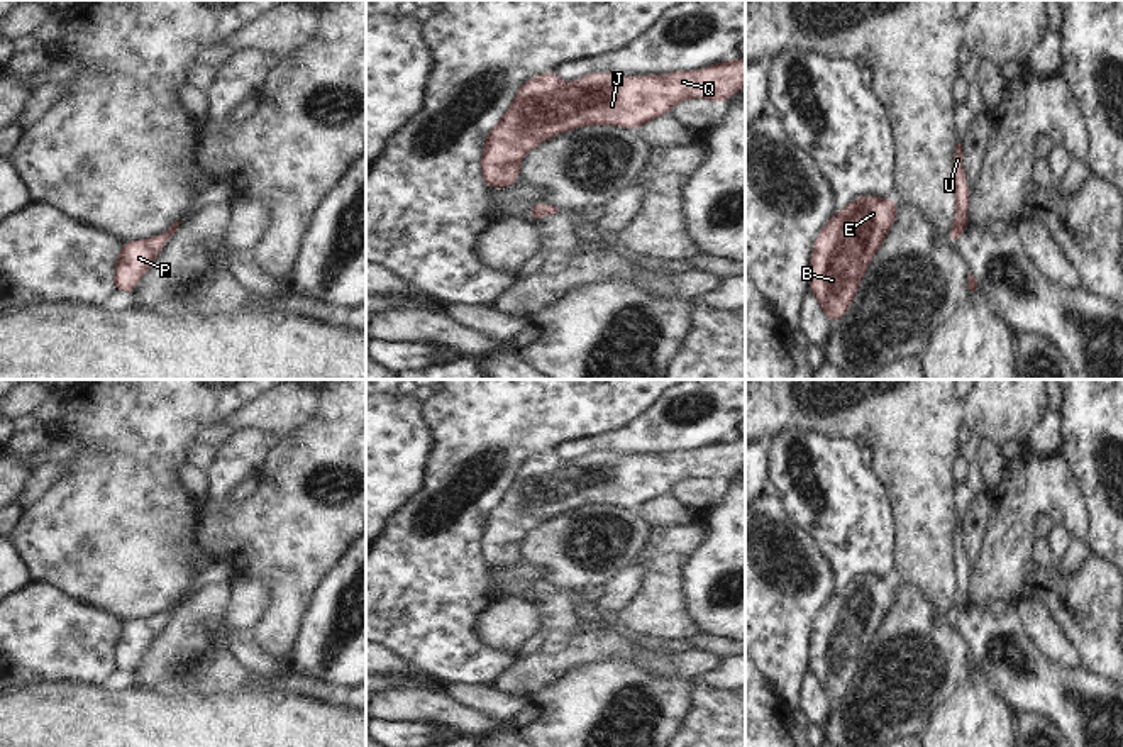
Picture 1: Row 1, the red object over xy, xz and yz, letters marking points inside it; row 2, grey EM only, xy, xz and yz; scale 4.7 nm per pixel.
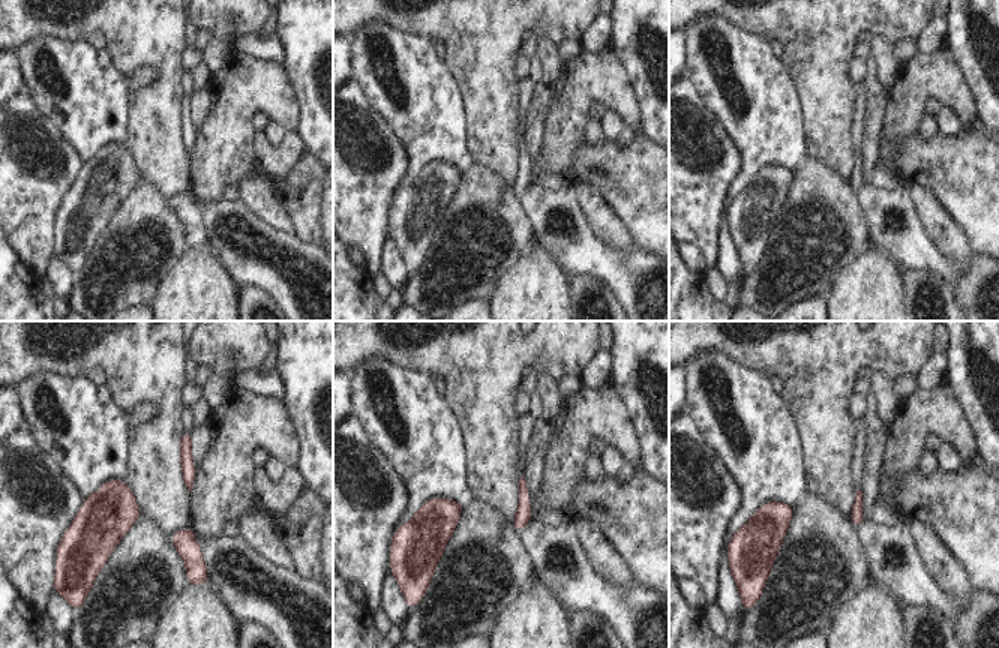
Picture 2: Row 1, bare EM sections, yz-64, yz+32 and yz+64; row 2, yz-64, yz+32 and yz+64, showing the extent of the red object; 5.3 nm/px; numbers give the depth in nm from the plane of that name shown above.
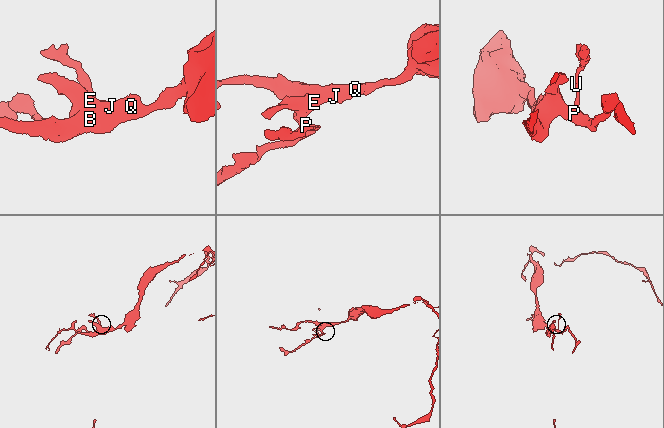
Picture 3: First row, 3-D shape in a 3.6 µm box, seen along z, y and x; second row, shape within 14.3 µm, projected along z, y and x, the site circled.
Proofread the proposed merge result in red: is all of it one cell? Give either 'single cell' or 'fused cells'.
single cell

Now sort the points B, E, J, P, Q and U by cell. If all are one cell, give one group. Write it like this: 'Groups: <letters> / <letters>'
Groups: B E J P Q U

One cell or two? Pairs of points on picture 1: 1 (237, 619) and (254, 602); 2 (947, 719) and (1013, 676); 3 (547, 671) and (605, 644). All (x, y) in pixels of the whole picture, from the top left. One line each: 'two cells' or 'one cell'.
1: one cell
2: two cells
3: one cell

